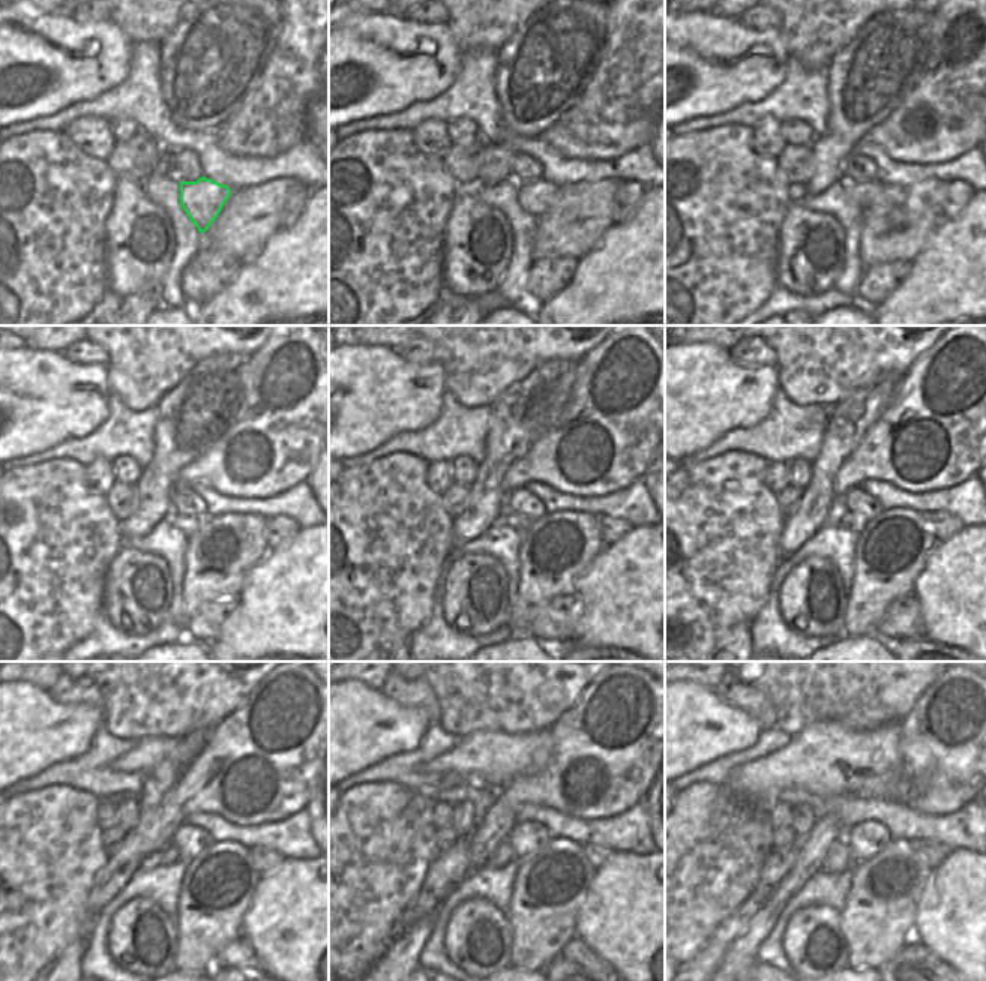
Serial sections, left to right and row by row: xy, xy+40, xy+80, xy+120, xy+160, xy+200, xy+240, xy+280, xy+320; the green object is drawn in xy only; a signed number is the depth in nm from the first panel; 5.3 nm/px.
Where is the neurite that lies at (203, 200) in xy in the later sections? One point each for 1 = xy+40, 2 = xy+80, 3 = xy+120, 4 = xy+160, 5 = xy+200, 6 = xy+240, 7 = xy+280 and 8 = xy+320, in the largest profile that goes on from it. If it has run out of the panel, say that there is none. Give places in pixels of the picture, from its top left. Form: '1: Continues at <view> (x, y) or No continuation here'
1: Continues at xy+40 (533, 197)
2: Continues at xy+80 (863, 192)
3: Continues at xy+120 (188, 525)
4: Continues at xy+160 (520, 522)
5: Continues at xy+200 (854, 522)
6: Continues at xy+240 (168, 855)
7: Continues at xy+280 (503, 854)
8: Continues at xy+320 (839, 857)

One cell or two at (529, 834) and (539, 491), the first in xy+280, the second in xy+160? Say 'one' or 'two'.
two

